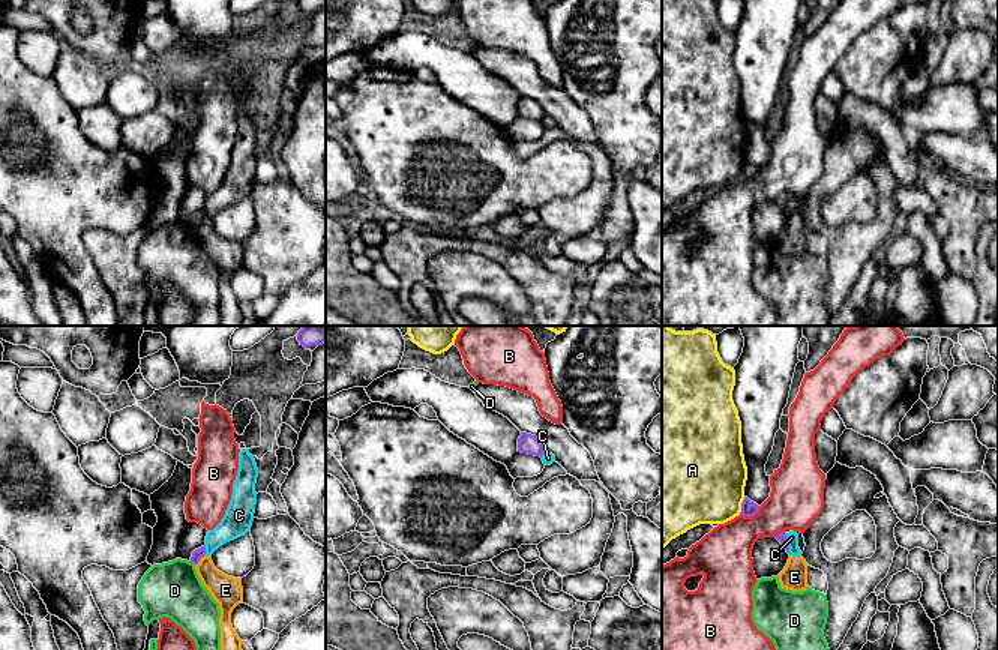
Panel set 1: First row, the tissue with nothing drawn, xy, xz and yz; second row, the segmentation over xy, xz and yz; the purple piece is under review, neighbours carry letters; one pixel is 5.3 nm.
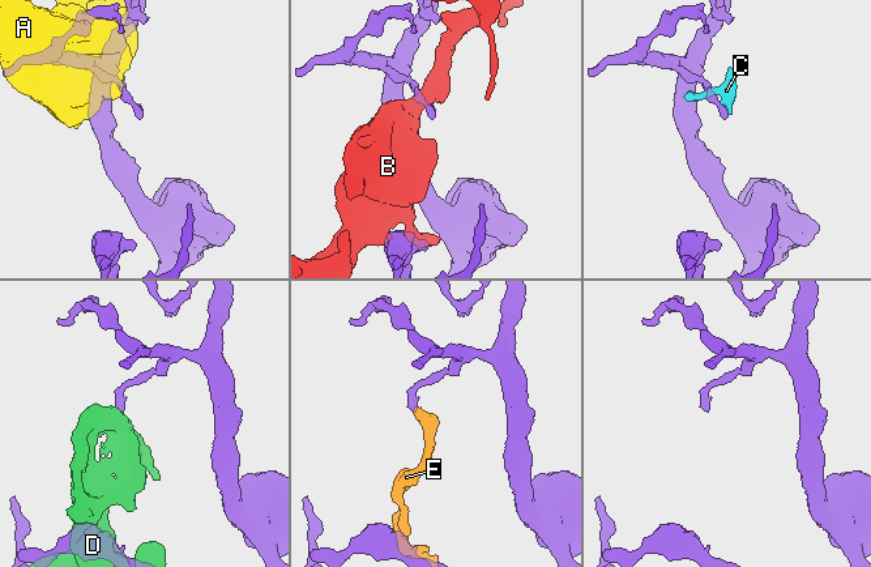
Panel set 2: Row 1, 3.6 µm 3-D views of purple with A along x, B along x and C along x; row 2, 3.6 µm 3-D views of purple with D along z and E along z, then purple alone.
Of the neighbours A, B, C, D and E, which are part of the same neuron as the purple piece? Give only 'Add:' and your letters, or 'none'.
Add: none

